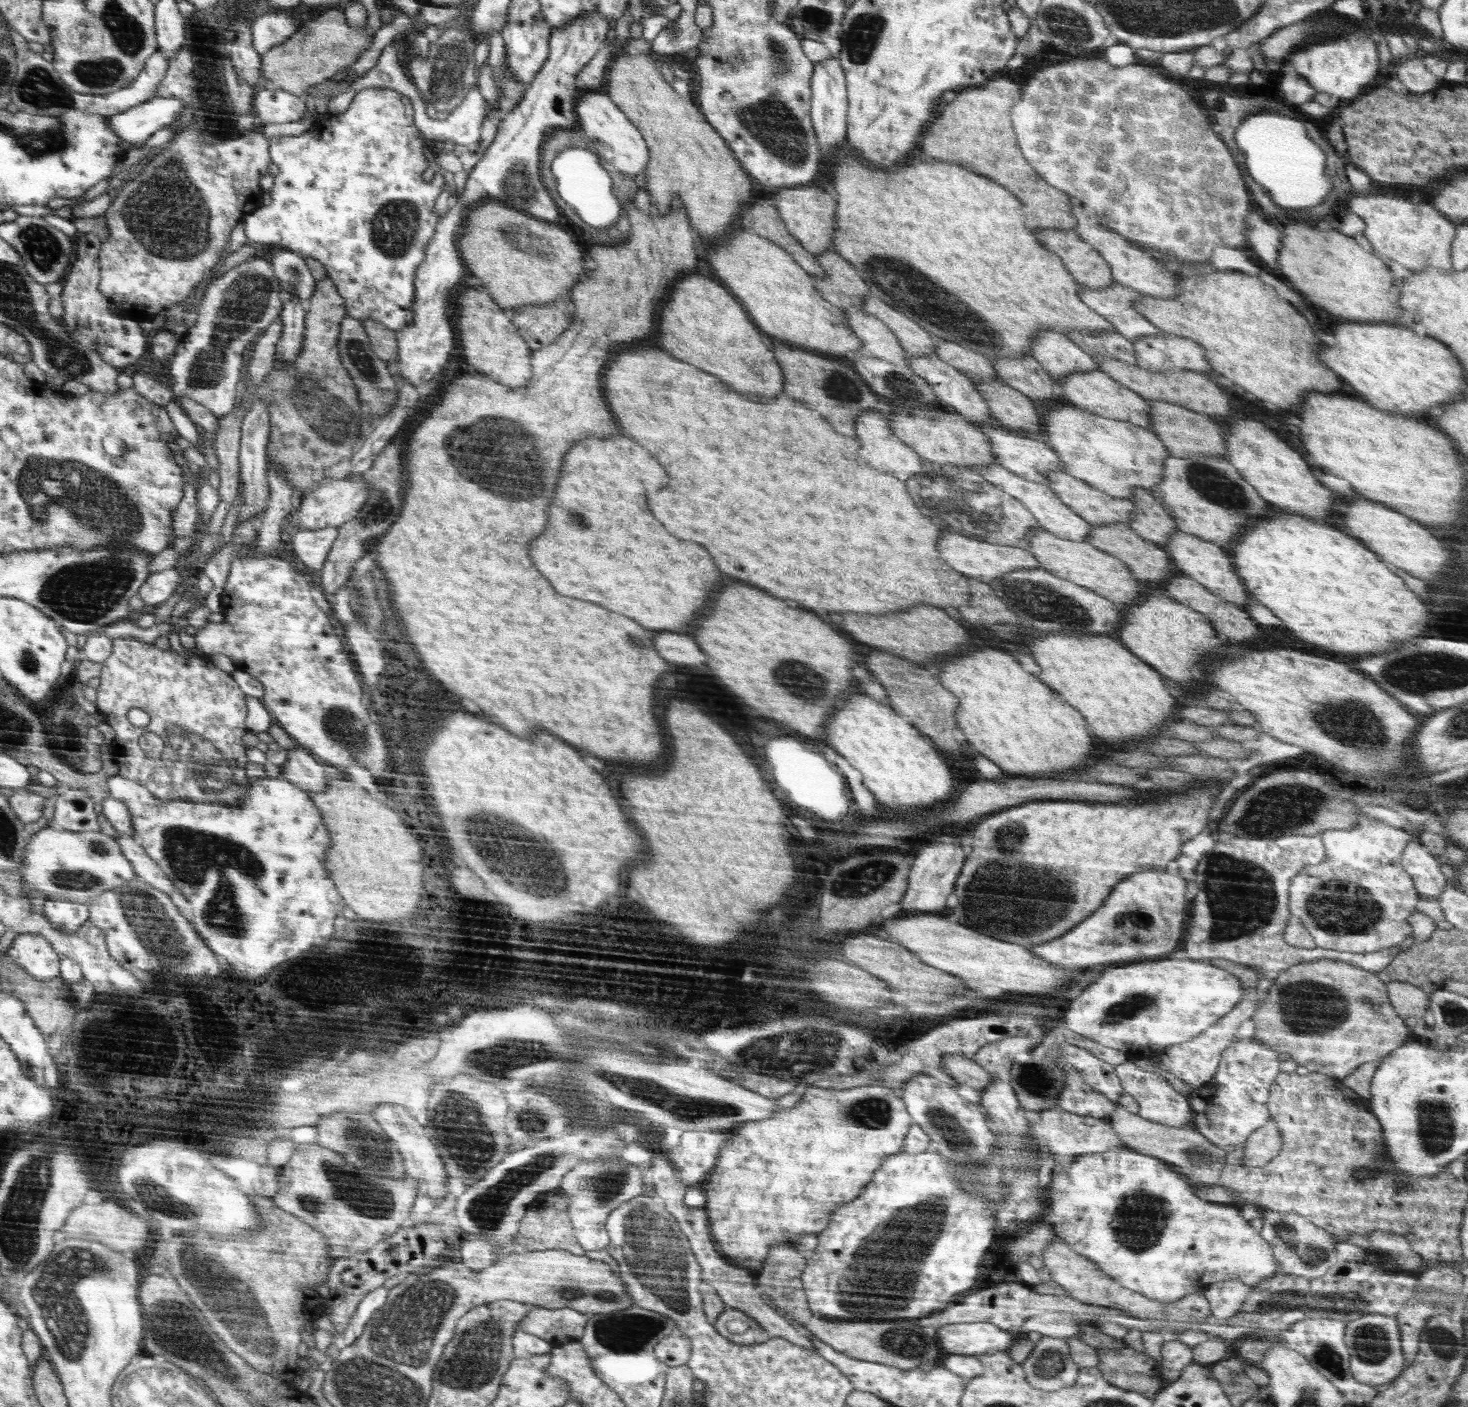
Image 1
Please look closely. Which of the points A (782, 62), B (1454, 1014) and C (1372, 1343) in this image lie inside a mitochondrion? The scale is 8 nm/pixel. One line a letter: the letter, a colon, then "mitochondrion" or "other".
A: mitochondrion
B: mitochondrion
C: mitochondrion

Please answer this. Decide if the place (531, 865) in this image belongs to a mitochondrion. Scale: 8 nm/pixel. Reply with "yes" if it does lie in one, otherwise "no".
yes

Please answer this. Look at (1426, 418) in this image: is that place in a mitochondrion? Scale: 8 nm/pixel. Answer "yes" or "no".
no

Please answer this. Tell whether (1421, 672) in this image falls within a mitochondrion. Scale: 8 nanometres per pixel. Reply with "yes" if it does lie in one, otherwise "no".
yes

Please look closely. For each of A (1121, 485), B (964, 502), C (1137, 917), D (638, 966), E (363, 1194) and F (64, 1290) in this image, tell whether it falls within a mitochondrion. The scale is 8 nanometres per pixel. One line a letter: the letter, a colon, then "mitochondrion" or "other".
A: other
B: mitochondrion
C: mitochondrion
D: mitochondrion
E: mitochondrion
F: mitochondrion

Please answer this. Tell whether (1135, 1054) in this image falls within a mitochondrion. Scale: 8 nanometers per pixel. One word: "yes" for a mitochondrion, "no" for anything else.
no

